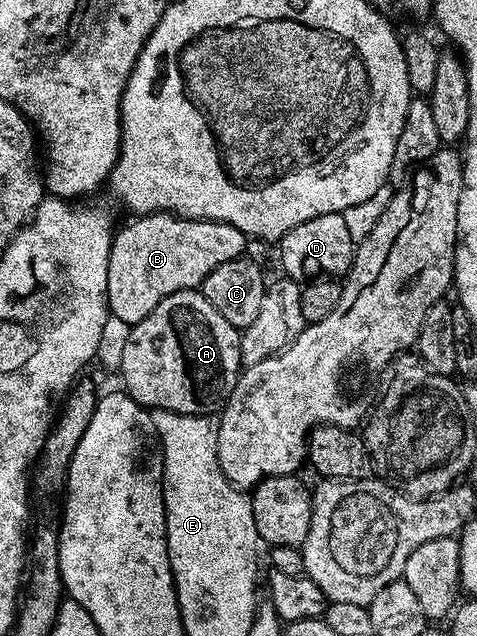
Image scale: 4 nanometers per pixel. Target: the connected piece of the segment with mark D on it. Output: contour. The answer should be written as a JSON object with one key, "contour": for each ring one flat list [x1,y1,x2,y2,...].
{"contour":[[344,213,315,216,315,220,307,220,295,228,291,228,291,232,287,232,279,239,280,246,281,266,285,269,282,270,284,277,293,282,308,284,322,276,341,280,353,267,355,243,347,228]]}

